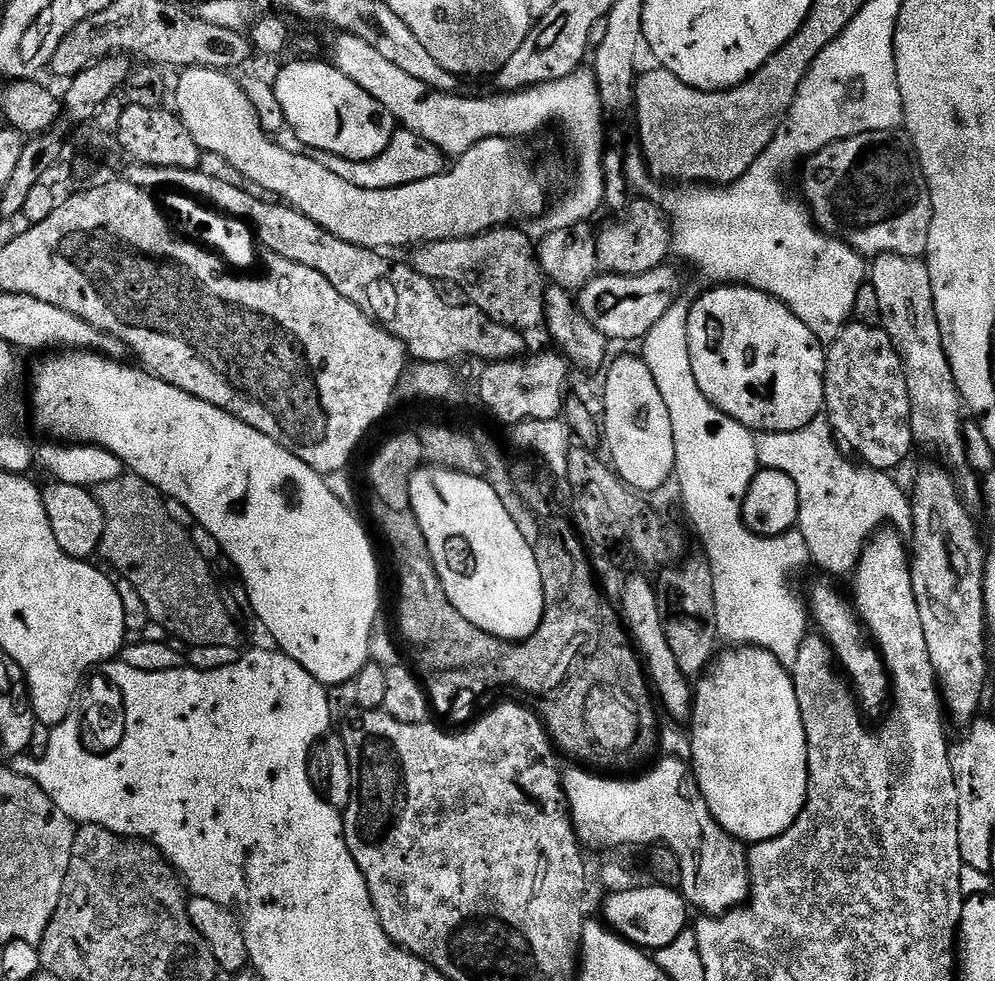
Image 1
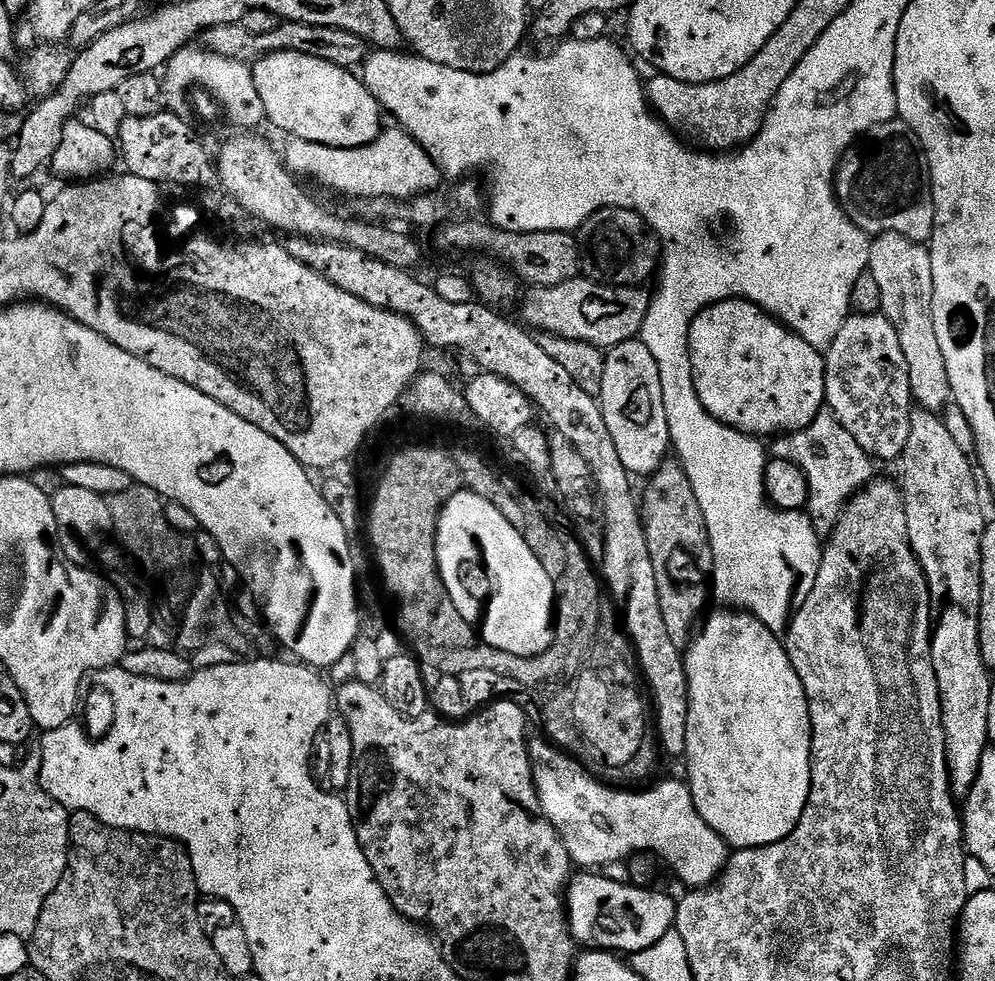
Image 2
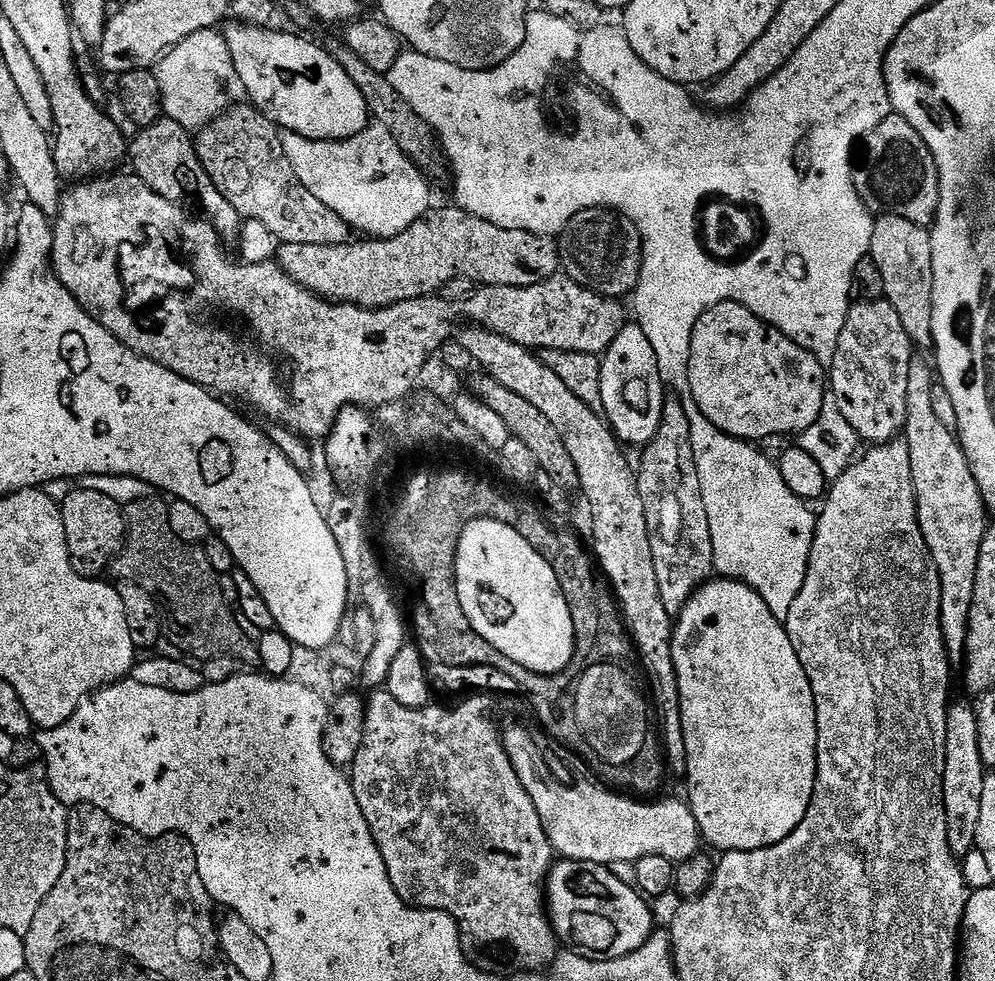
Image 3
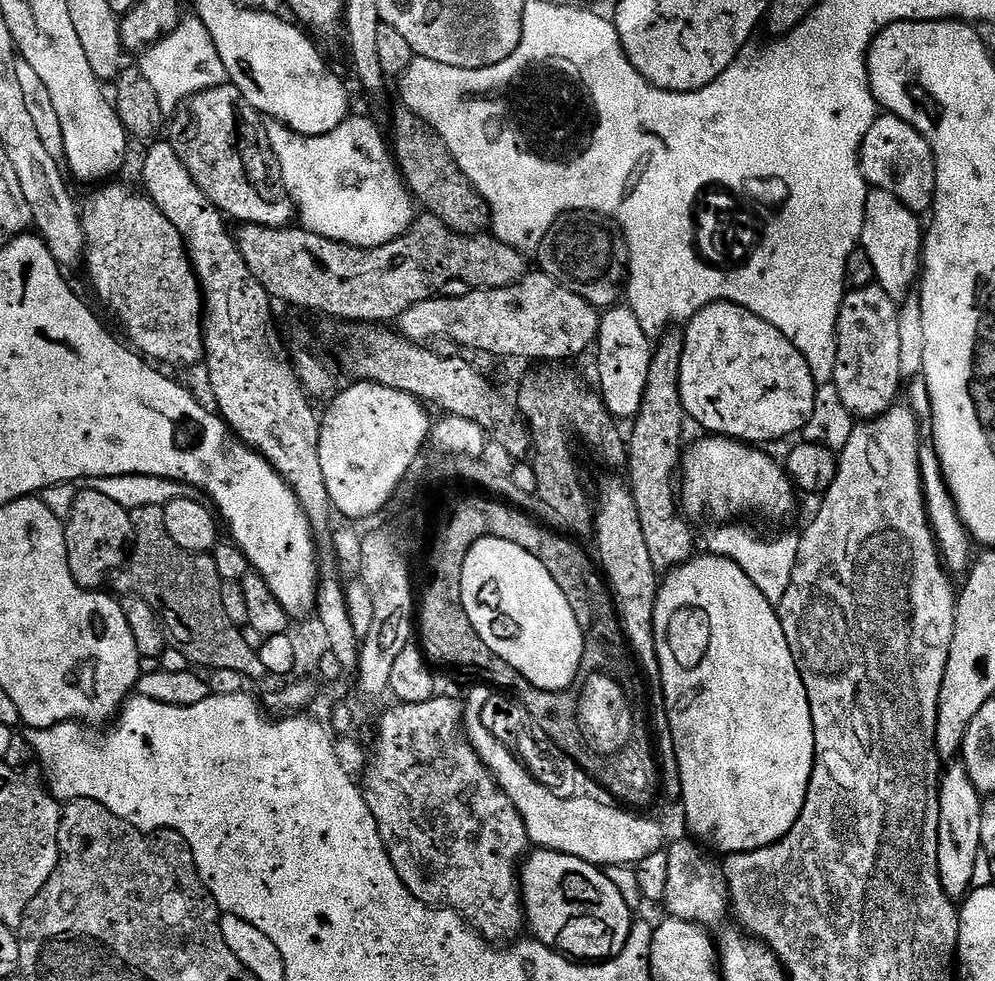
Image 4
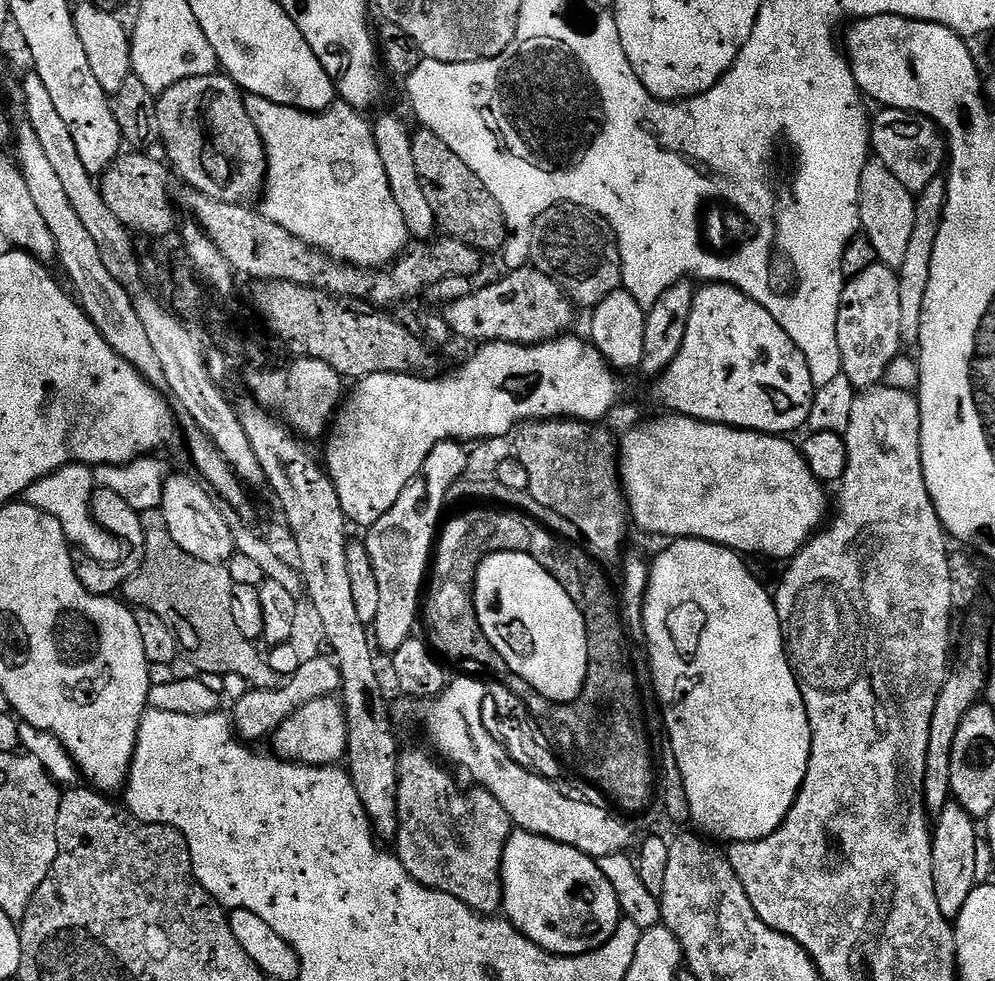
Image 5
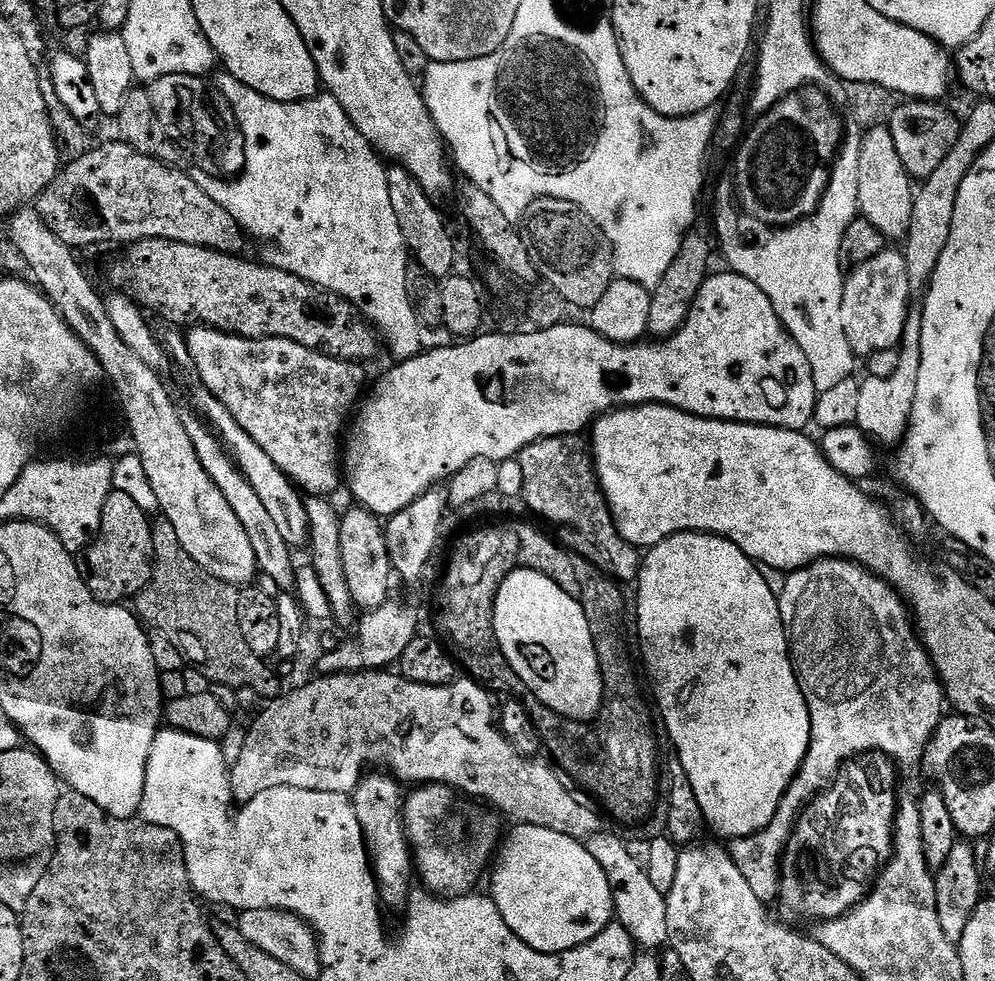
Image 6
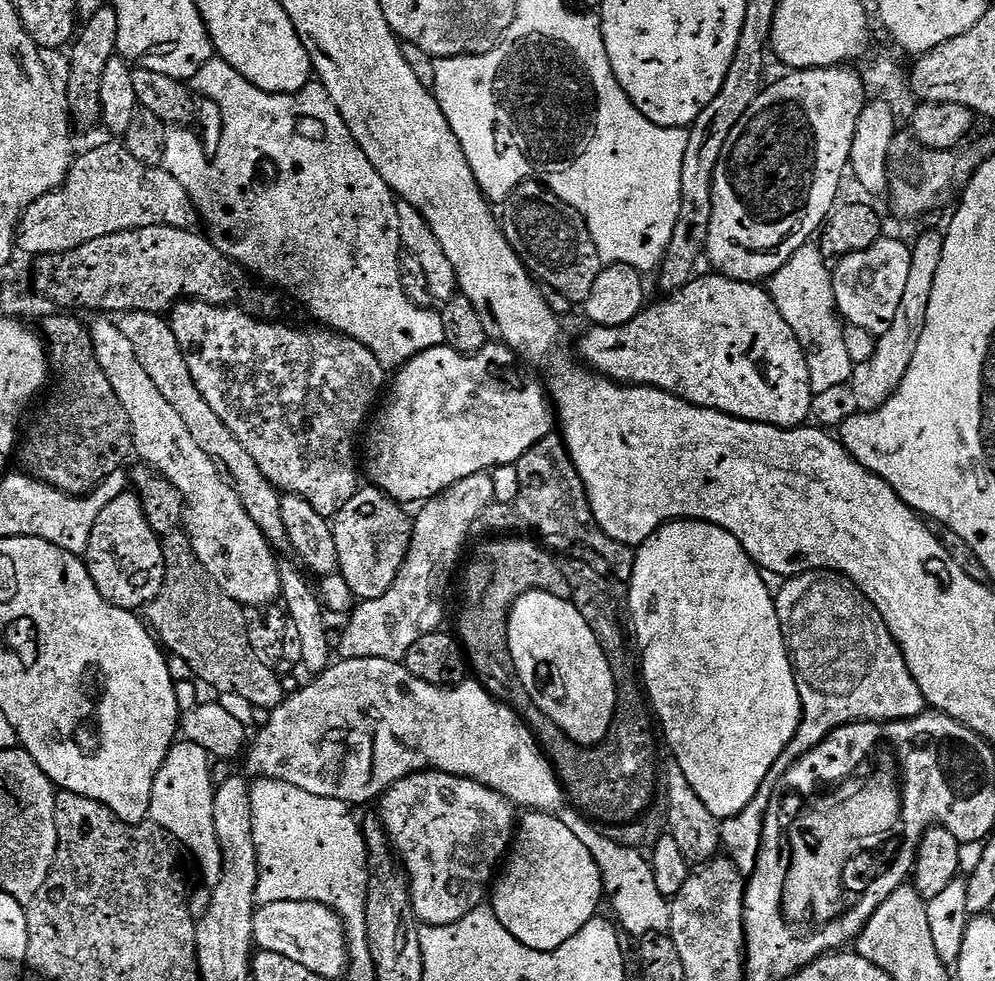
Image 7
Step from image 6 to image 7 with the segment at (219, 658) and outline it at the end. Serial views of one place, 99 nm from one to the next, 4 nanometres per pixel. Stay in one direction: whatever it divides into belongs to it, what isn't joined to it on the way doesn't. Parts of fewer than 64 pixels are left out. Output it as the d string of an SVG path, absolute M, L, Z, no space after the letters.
M173 530L163 537L164 557L166 558L166 578L159 594L148 603L146 620L151 631L158 637L159 643L171 655L184 658L190 664L196 680L210 682L221 693L238 694L239 697L253 704L254 707L277 708L286 699L285 681L275 675L270 666L264 666L247 637L247 618L244 605L238 603L198 562L194 554L192 537L184 530Z

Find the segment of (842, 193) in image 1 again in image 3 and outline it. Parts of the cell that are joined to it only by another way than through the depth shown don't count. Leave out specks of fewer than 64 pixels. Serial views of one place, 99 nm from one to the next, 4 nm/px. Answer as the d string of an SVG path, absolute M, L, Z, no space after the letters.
M895 114L887 116L878 122L878 126L874 126L874 130L868 132L858 152L852 181L860 201L873 213L904 218L906 222L917 224L920 228L928 228L936 218L940 197L936 164L928 152L926 142L922 142L906 118Z

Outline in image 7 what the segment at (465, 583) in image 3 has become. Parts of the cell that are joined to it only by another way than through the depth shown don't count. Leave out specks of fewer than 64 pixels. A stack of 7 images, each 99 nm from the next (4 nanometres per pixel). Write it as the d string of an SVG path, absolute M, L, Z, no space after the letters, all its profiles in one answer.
M524 594L520 600L520 608L508 623L508 653L514 658L514 666L518 670L518 678L522 678L522 686L530 694L533 702L554 721L567 736L582 748L592 748L595 740L600 740L608 729L608 721L612 718L612 676L608 676L608 664L604 664L604 656L600 656L600 648L596 648L596 640L592 640L592 632L584 628L584 620L568 608L568 604L560 604L560 600L552 600L552 596L529 596Z

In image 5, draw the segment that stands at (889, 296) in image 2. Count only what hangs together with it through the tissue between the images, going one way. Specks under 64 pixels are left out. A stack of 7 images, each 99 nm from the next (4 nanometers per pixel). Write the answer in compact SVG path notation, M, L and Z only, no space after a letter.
M869 159L868 165L862 170L862 182L860 183L860 227L863 235L868 237L870 246L874 246L874 254L877 261L887 268L899 270L903 260L906 258L906 249L910 243L910 237L914 231L914 214L916 213L916 196L886 170L886 166L879 160Z

